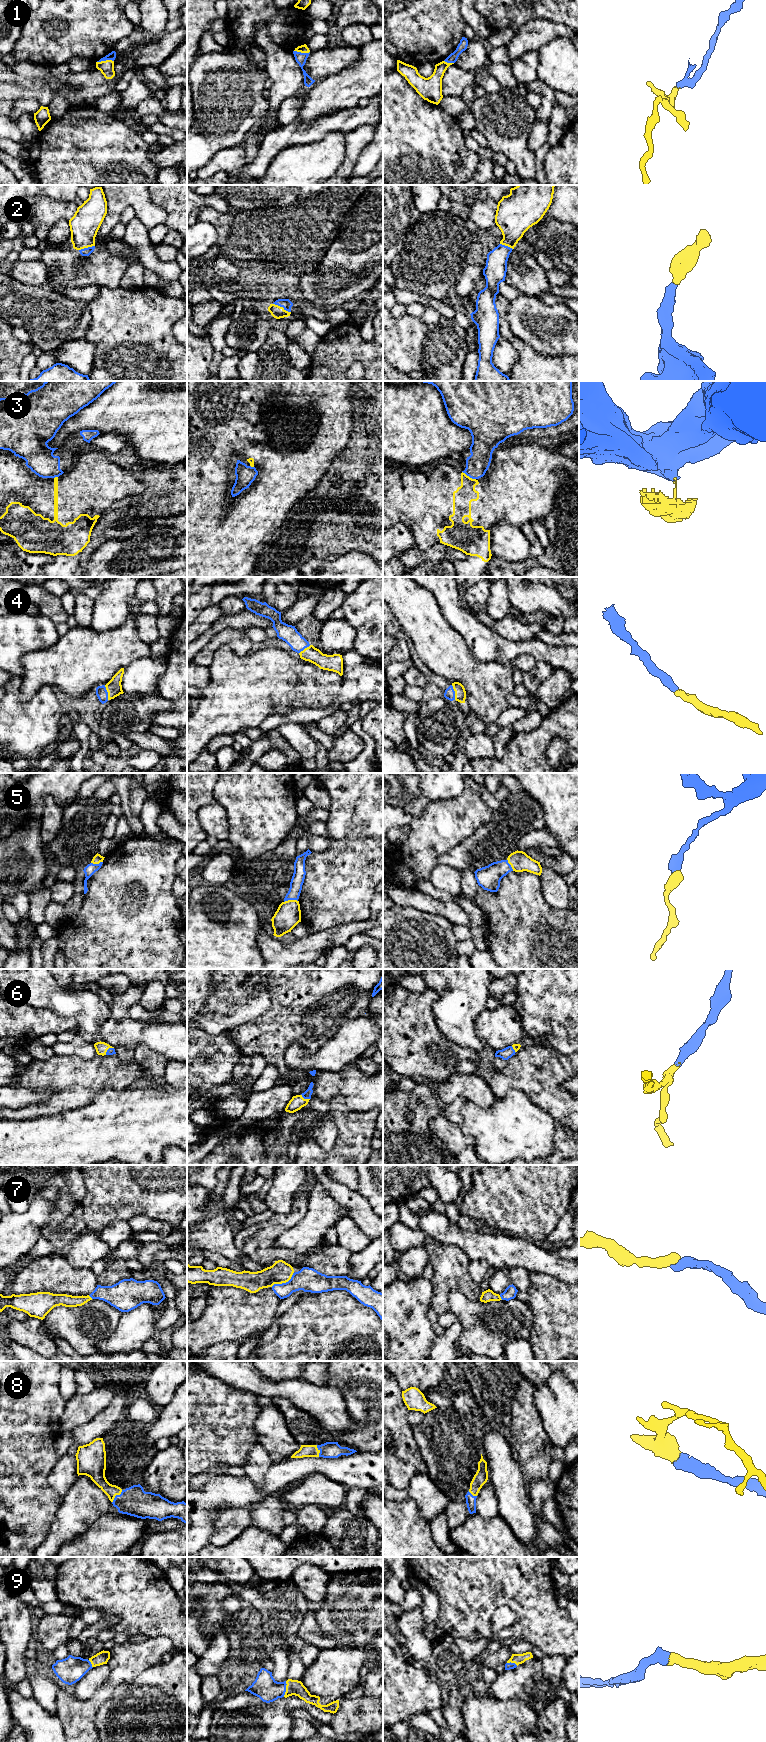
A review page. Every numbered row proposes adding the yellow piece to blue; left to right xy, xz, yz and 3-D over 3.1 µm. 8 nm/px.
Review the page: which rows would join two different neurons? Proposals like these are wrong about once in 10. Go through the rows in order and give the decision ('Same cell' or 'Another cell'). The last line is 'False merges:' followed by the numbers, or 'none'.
1: Same cell
2: Same cell
3: Another cell
4: Same cell
5: Same cell
6: Same cell
7: Same cell
8: Same cell
9: Same cell
False merges: 3

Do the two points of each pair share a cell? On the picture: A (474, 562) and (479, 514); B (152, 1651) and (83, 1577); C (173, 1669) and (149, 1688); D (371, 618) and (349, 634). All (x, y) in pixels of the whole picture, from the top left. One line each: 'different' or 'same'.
A: same
B: different
C: same
D: different

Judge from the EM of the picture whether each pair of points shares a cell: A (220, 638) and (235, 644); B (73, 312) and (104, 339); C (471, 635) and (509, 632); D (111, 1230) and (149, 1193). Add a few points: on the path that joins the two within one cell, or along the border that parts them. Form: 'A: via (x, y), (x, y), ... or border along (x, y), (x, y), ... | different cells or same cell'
A: via (224, 638), (231, 641) | same cell
B: border along (88, 303), (90, 324), (84, 337) | different cells
C: border along (490, 628), (505, 639), (519, 642) | different cells
D: border along (127, 1221), (111, 1221), (100, 1231) | different cells

